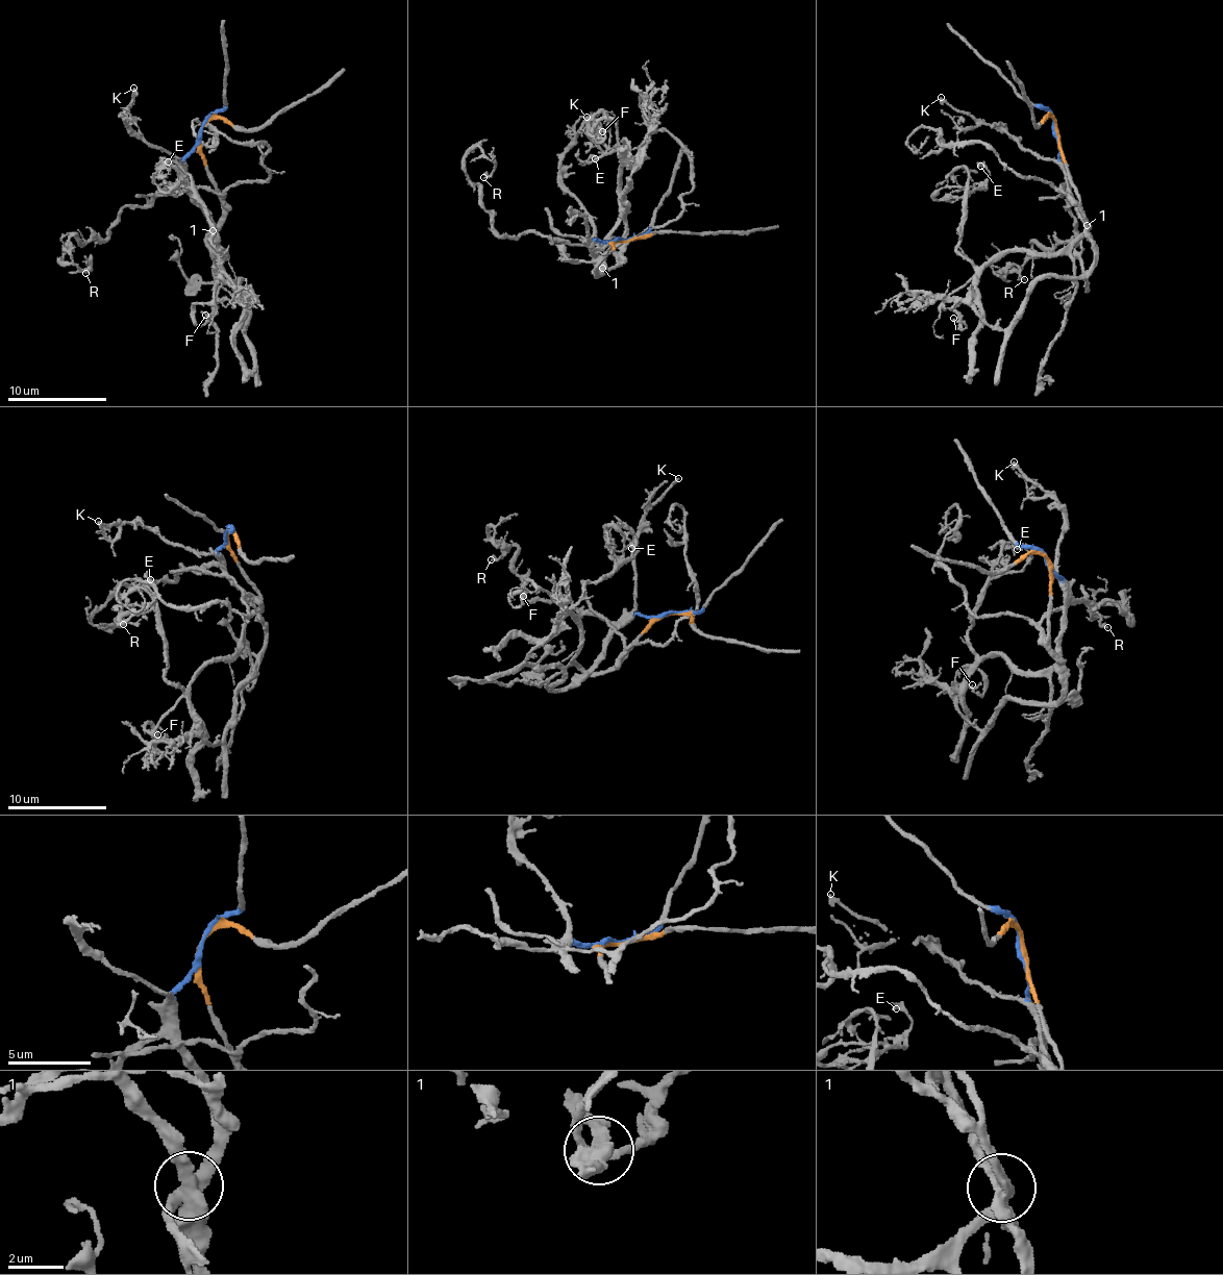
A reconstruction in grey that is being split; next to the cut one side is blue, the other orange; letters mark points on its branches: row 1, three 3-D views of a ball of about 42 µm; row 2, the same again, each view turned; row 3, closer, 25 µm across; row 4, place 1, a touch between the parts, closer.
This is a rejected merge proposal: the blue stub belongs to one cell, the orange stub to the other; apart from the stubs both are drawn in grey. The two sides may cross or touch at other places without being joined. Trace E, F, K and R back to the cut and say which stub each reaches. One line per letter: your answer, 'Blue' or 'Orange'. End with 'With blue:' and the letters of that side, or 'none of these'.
E: Orange
F: Orange
K: Blue
R: Blue
With blue: K, R

